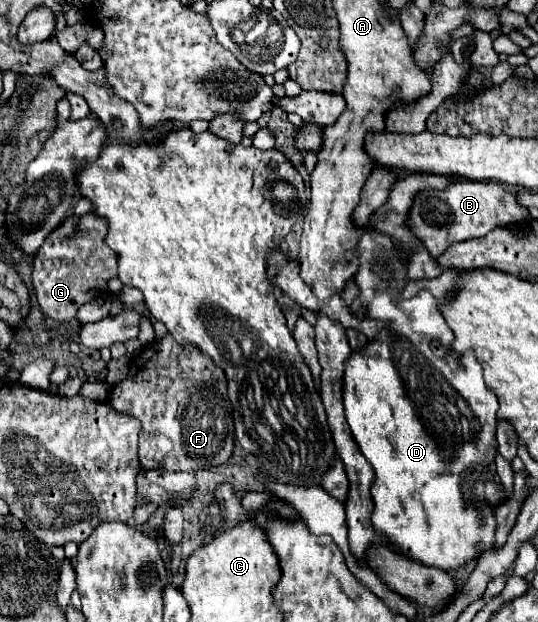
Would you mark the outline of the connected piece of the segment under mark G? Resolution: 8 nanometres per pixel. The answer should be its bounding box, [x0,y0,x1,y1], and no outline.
[33,213,117,321]

